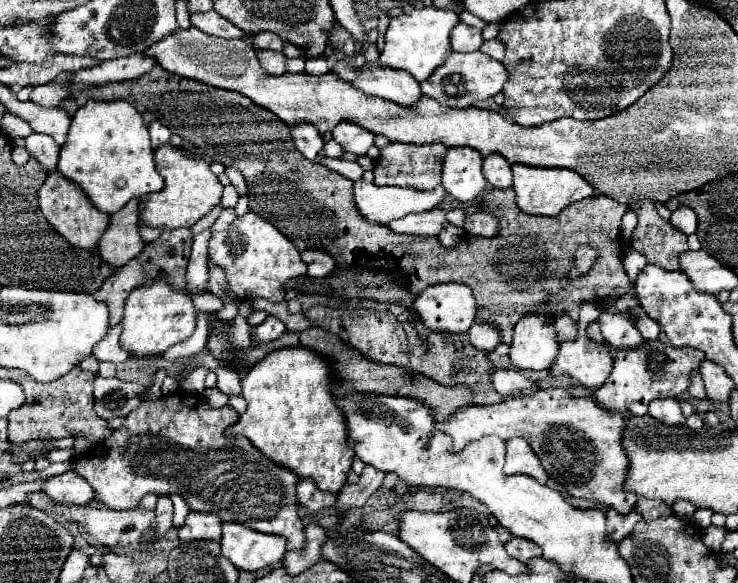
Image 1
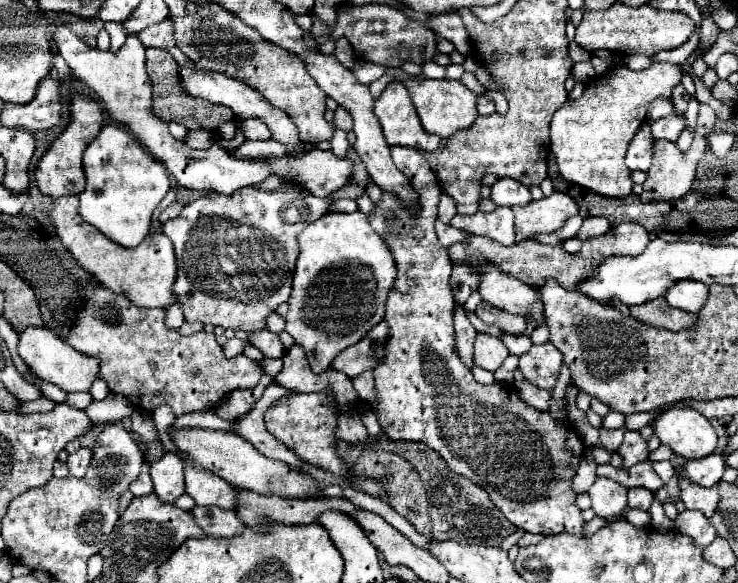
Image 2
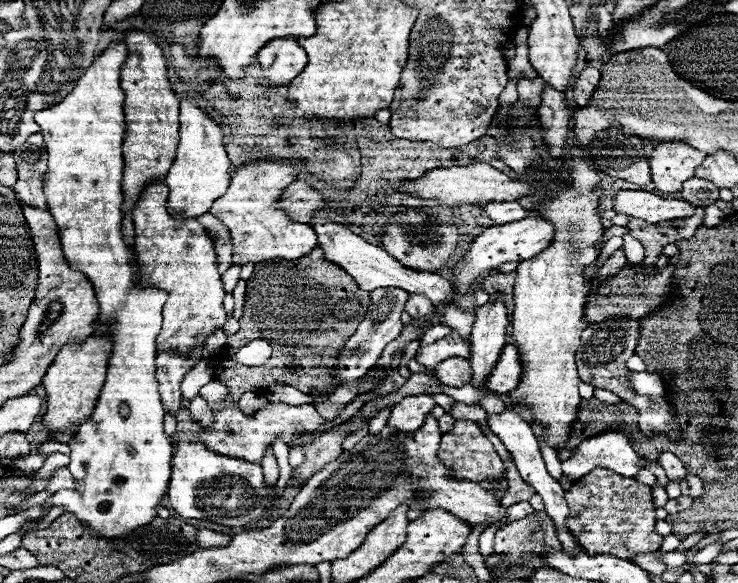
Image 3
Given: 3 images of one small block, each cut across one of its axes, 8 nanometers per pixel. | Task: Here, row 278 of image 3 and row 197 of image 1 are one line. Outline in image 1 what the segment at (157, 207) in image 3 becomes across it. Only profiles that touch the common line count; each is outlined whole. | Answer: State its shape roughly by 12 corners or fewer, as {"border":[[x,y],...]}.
{"border":[[154,152],[164,188],[140,198],[148,228],[190,228],[224,186],[201,158]]}

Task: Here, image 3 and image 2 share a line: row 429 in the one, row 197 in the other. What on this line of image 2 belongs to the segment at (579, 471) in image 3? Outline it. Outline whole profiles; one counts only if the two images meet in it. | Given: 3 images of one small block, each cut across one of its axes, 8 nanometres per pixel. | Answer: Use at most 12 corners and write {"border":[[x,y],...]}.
{"border":[[682,66],[590,80],[552,116],[550,150],[568,182],[628,196],[628,142]]}

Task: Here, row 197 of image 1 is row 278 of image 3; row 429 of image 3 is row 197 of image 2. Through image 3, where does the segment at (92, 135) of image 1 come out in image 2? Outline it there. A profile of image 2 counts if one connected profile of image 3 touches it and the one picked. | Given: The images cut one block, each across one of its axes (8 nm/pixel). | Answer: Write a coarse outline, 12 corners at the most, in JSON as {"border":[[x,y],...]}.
{"border":[[104,126],[84,152],[80,216],[138,246],[170,190],[132,134]]}

